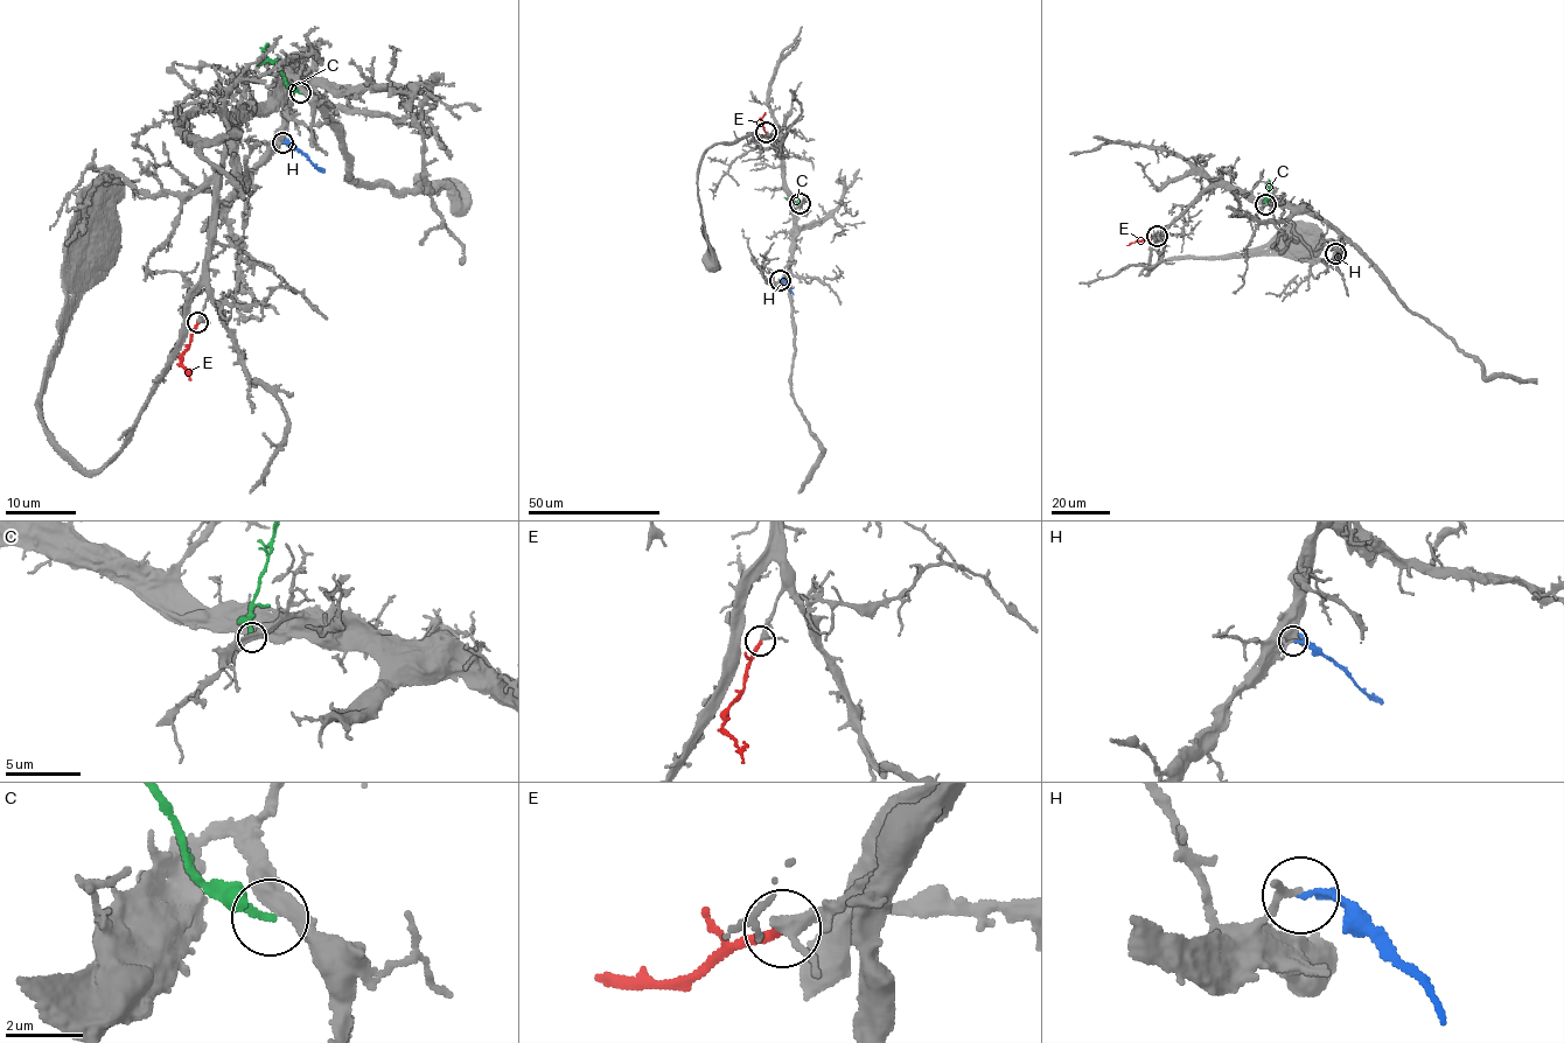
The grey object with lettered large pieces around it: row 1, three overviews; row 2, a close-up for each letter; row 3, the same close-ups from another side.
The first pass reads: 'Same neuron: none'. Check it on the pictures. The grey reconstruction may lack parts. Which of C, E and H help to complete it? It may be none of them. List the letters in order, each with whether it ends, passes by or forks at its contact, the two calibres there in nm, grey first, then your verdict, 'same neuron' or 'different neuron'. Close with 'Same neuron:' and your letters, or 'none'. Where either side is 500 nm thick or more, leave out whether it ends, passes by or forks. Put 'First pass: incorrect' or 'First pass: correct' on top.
First pass: incorrect
C: it ends; calibres 400 and 190 nm; different neuron
E: it ends; calibres 320 and 240 nm; same neuron
H: it ends; calibres 160 and 180 nm; different neuron
Same neuron: E

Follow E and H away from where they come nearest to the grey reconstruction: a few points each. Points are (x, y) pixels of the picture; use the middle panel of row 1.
E: (766, 133), (760, 119), (765, 112)
H: (780, 279), (794, 294)

